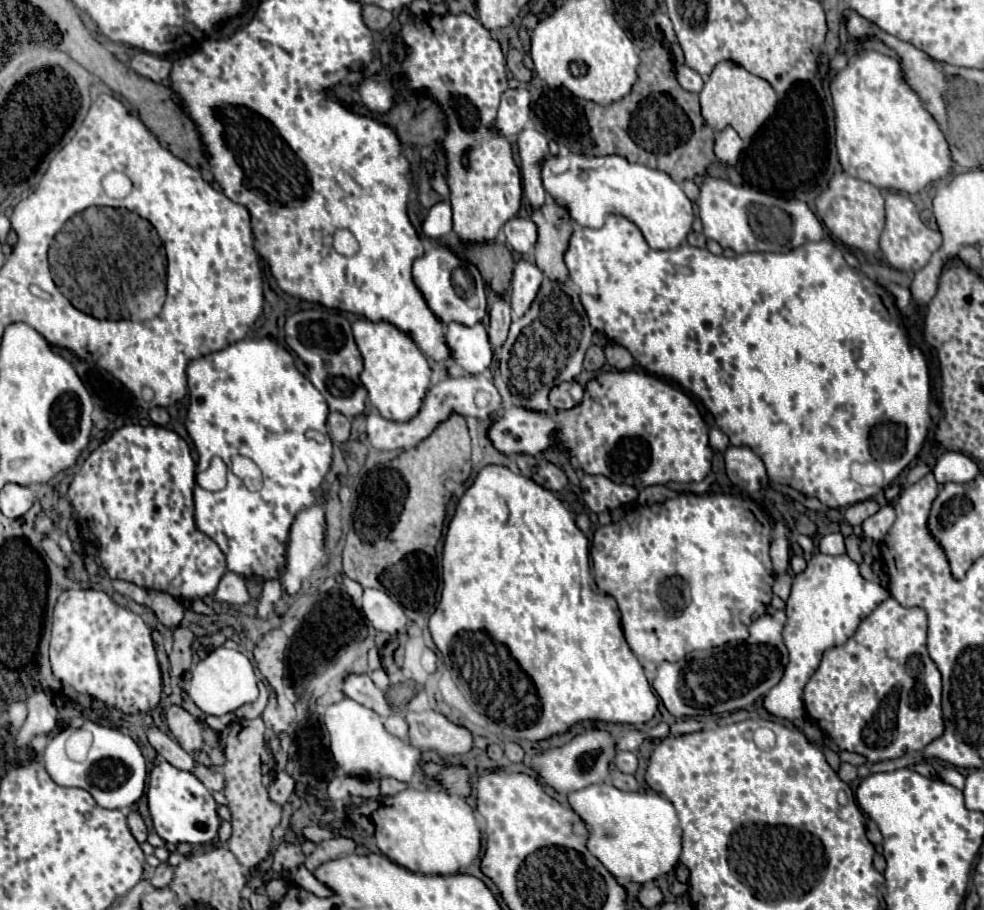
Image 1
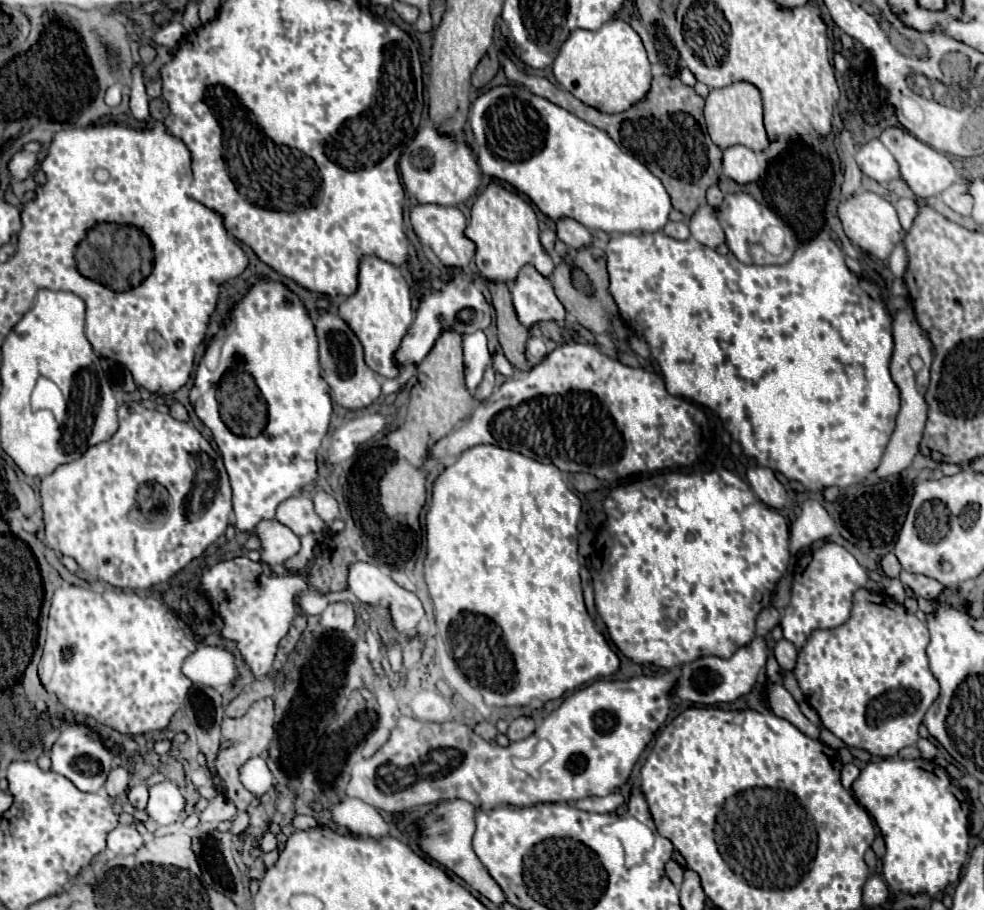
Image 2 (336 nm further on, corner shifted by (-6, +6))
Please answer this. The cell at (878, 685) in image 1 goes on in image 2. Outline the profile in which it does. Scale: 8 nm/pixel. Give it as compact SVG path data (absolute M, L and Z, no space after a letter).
M859 589L853 597L853 609L847 623L811 633L797 657L797 681L823 725L849 749L863 749L877 757L895 757L901 749L919 741L919 725L923 723L925 711L939 695L939 683L933 679L925 655L927 645L929 629L915 613L909 613L885 593Z

